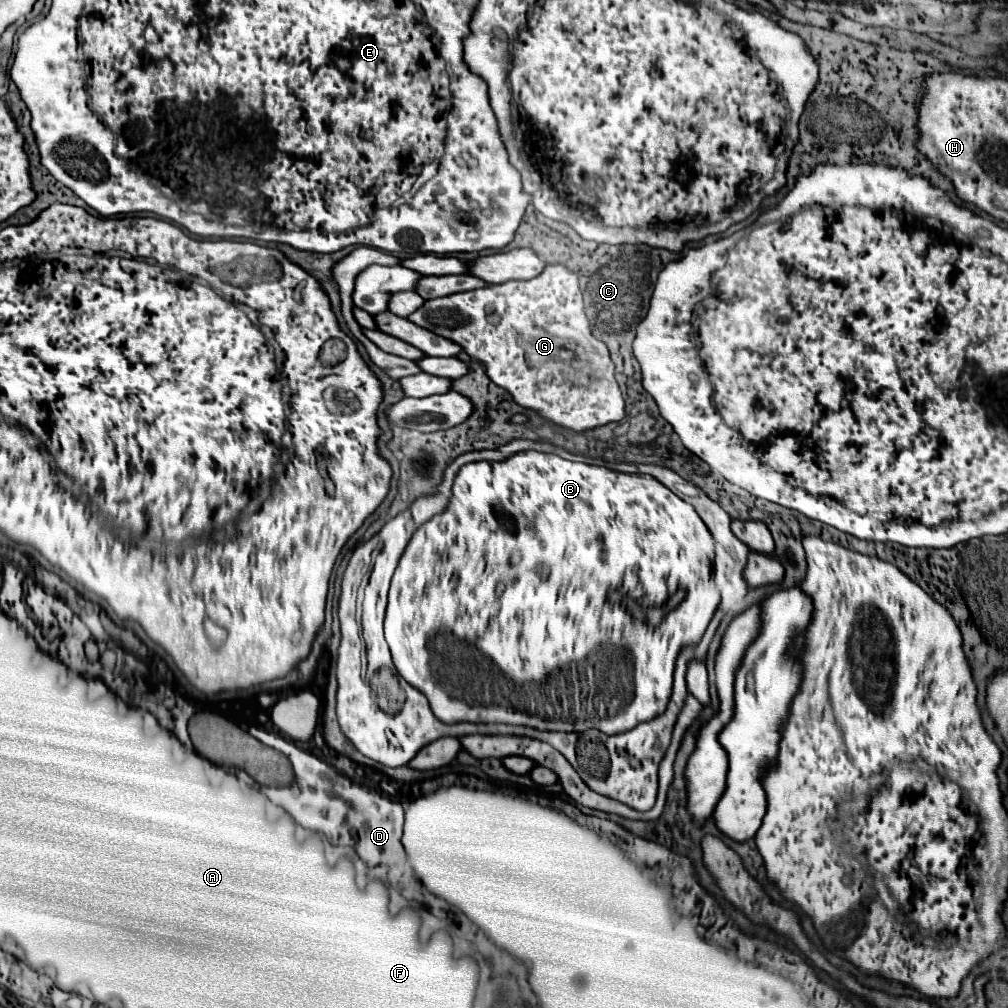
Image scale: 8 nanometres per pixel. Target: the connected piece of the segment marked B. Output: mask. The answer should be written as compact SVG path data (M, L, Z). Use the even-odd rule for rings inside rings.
M525 451L503 463L479 461L461 467L453 483L453 497L449 501L449 507L441 515L435 515L431 521L427 521L415 531L413 539L409 541L399 561L399 567L393 575L391 589L389 589L385 639L389 643L397 673L411 687L419 689L429 699L433 715L443 723L463 723L463 721L507 723L507 725L533 727L539 731L563 731L563 733L583 733L589 729L597 729L601 733L615 735L621 731L629 731L641 721L649 721L657 717L657 713L665 711L665 705L669 703L669 689L673 685L673 661L677 659L677 653L681 651L683 645L691 645L701 639L701 633L705 633L717 605L719 605L719 593L717 587L713 585L713 537L709 529L705 529L705 523L699 521L697 513L693 513L691 505L677 499L675 493L665 489L659 481L653 481L653 477L615 473L605 467L565 461L559 459L557 455ZM627 597L631 597L635 603L639 603L645 609L655 609L659 613L657 617L661 617L659 623L657 621L655 625L649 623L647 615L643 619L635 619L627 611L627 605L631 601ZM547 637L551 637L551 655L561 655L561 657L531 657L531 651L527 649L547 649ZM531 679L533 681L547 679L543 687L545 699L539 701L543 703L547 701L545 707L551 709L551 713L563 713L565 705L571 705L575 709L573 713L583 713L583 703L585 707L589 707L587 713L579 715L579 719L555 719L555 721L547 721L537 715L523 713L521 697L515 697L517 695L515 687L519 689L523 687L523 683L529 685Z

